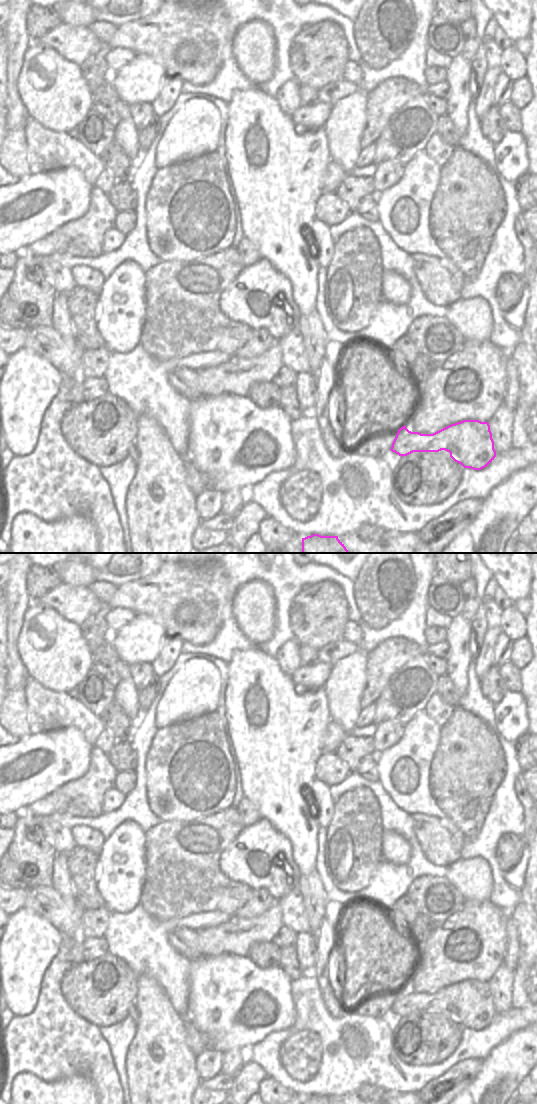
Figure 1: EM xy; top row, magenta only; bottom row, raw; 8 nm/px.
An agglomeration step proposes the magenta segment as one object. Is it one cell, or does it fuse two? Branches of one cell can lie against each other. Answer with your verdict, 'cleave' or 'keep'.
keep

